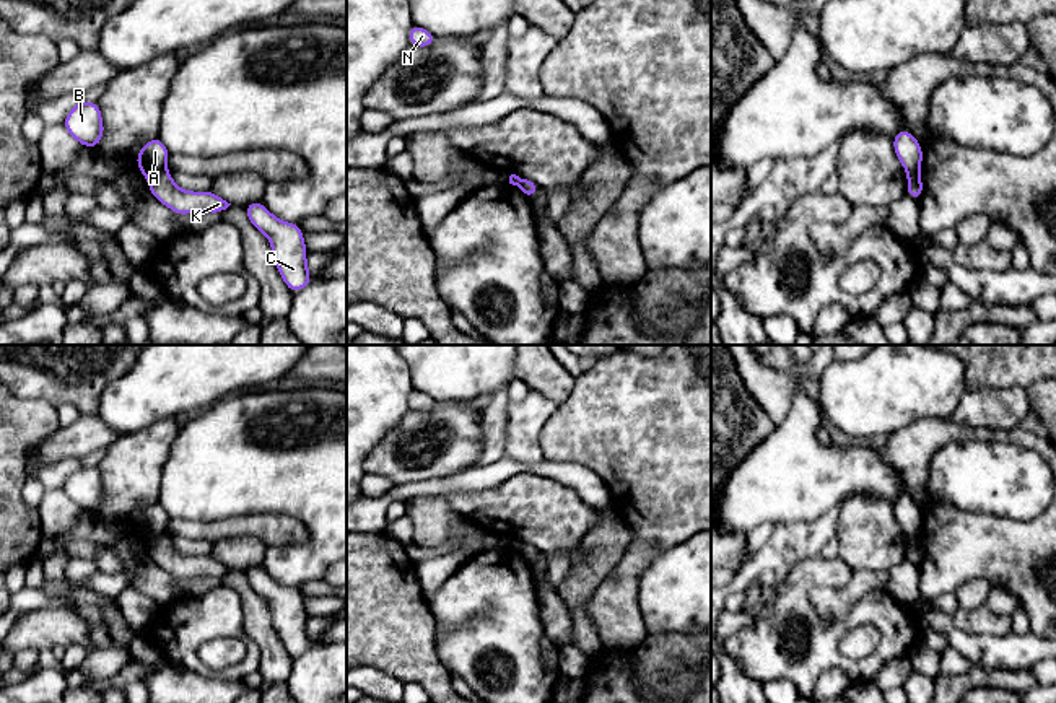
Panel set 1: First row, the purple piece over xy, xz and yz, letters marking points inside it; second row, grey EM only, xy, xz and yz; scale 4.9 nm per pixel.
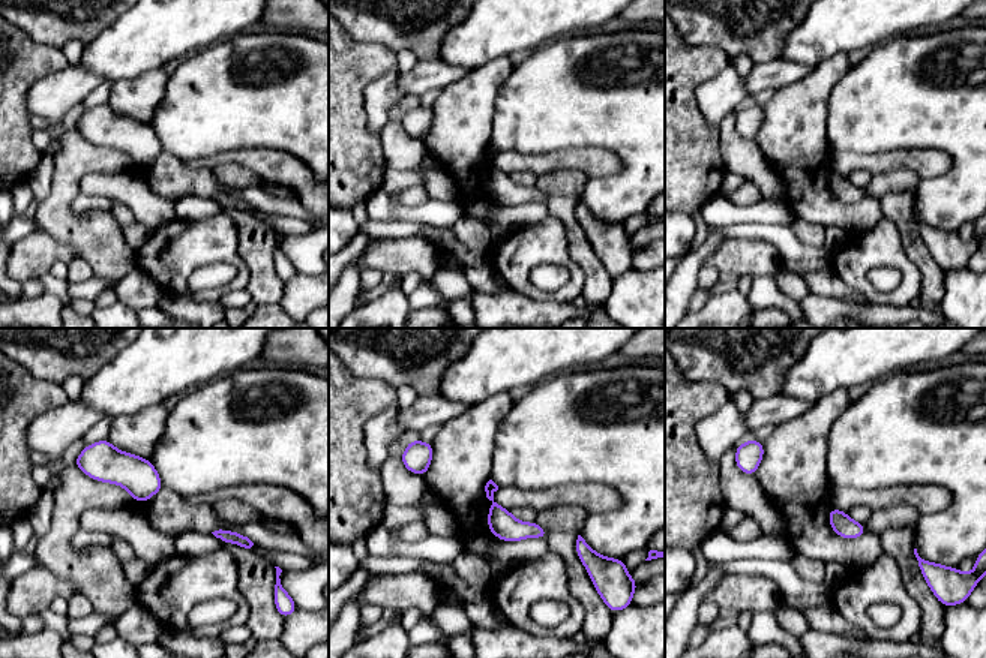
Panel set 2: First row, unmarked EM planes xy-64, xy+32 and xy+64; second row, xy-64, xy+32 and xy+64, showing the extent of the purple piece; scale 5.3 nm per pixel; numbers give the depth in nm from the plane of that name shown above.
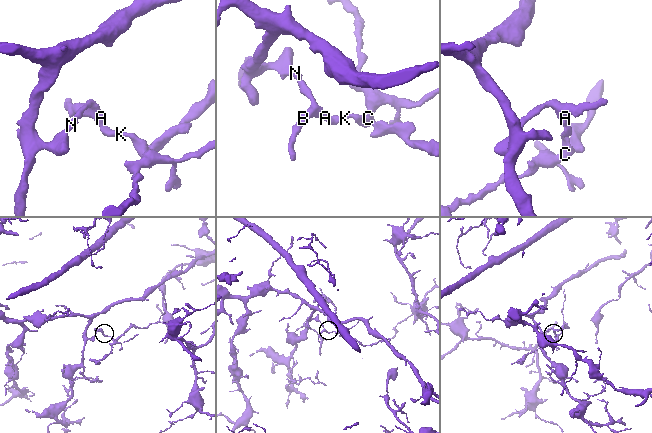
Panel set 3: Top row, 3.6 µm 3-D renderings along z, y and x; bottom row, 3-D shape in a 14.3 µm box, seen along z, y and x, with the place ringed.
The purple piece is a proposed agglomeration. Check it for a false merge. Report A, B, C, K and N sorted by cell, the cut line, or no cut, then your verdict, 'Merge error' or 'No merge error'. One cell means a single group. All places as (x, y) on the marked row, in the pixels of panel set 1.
Groups: A B N / C K. Split along xy (163, 168), (150, 181). Merge error

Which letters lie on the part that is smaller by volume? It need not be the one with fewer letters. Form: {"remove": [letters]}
{"remove": ["C", "K"]}

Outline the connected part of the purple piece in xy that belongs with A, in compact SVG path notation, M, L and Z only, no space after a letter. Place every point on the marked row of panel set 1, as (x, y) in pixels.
M155 137L145 143L137 155L137 166L146 179L153 179L159 171L164 169L166 159L171 153L164 143Z

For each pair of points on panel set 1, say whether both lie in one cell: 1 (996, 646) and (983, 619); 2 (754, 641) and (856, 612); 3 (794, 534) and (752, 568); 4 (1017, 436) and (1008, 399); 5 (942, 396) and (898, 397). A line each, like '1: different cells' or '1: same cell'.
1: different cells
2: same cell
3: same cell
4: different cells
5: same cell

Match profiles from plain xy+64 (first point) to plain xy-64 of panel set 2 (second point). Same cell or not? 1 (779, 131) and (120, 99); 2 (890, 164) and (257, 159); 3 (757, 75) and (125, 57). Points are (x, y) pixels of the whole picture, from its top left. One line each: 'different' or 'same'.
1: same
2: same
3: different

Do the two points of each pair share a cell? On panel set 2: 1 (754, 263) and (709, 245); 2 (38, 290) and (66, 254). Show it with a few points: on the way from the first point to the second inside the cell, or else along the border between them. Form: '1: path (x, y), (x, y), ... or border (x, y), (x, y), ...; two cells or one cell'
1: border (728, 237), (704, 264); two cells
2: border (38, 276), (21, 282); two cells

